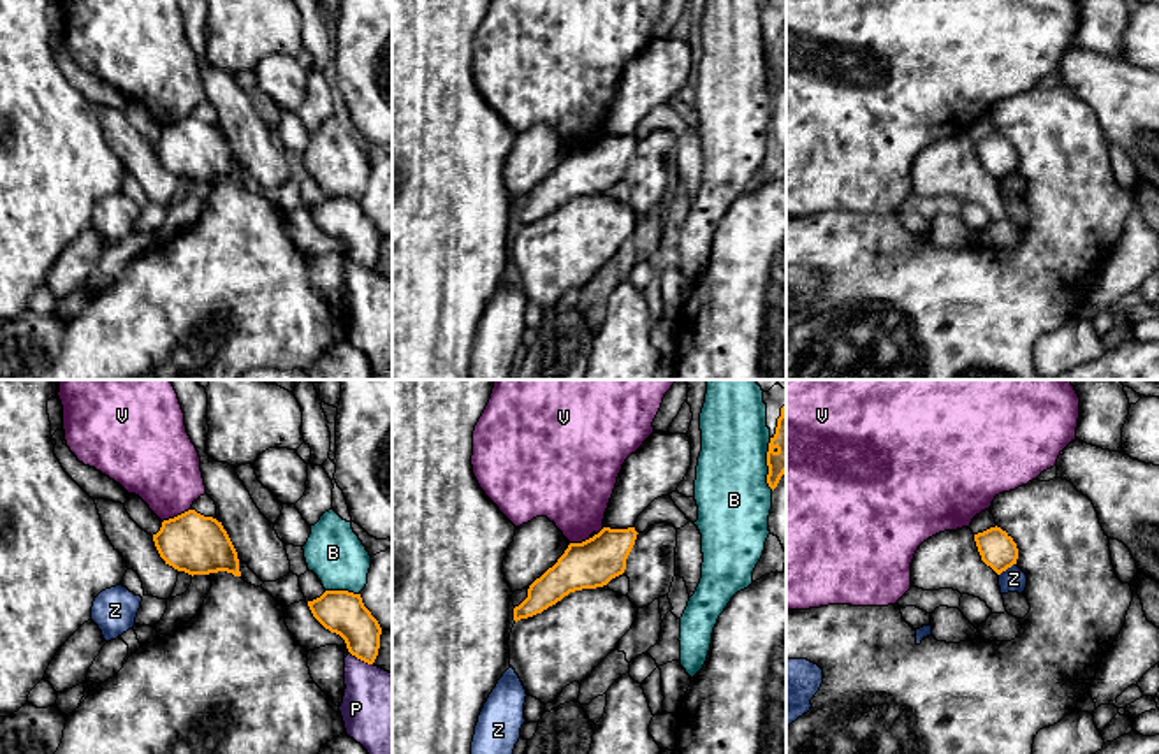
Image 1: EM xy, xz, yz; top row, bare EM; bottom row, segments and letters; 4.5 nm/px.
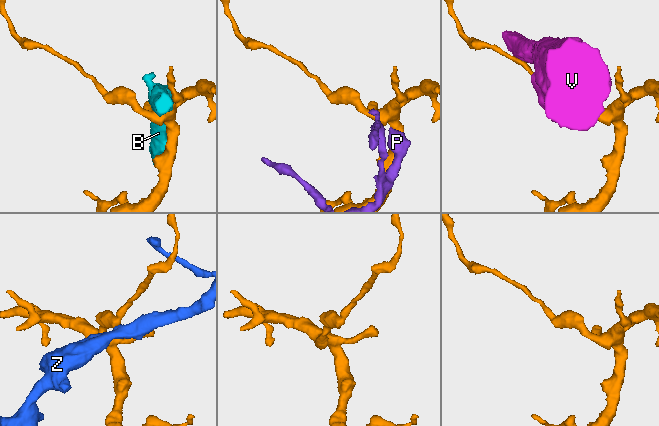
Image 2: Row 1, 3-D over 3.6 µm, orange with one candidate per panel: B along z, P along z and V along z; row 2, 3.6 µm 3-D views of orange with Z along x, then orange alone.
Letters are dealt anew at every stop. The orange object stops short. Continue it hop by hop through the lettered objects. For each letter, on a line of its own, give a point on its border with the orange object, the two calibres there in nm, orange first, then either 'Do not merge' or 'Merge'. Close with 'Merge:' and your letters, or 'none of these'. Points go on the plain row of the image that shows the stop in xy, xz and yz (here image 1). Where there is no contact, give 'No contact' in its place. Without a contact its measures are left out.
B: Touches orange at xy (343, 197). Thickness 200 nm (orange) against 260 nm. Do not merge
P: Touches orange at xy (361, 266). Thickness 200 nm (orange) against 360 nm. Do not merge
V: Touches orange at xy (178, 122). Thickness 280 nm (orange) against 360 nm. Do not merge
Z: Touches orange at yz (1006, 174). Thickness 160 nm (orange) against 110 nm. Do not merge
Merge: none of these

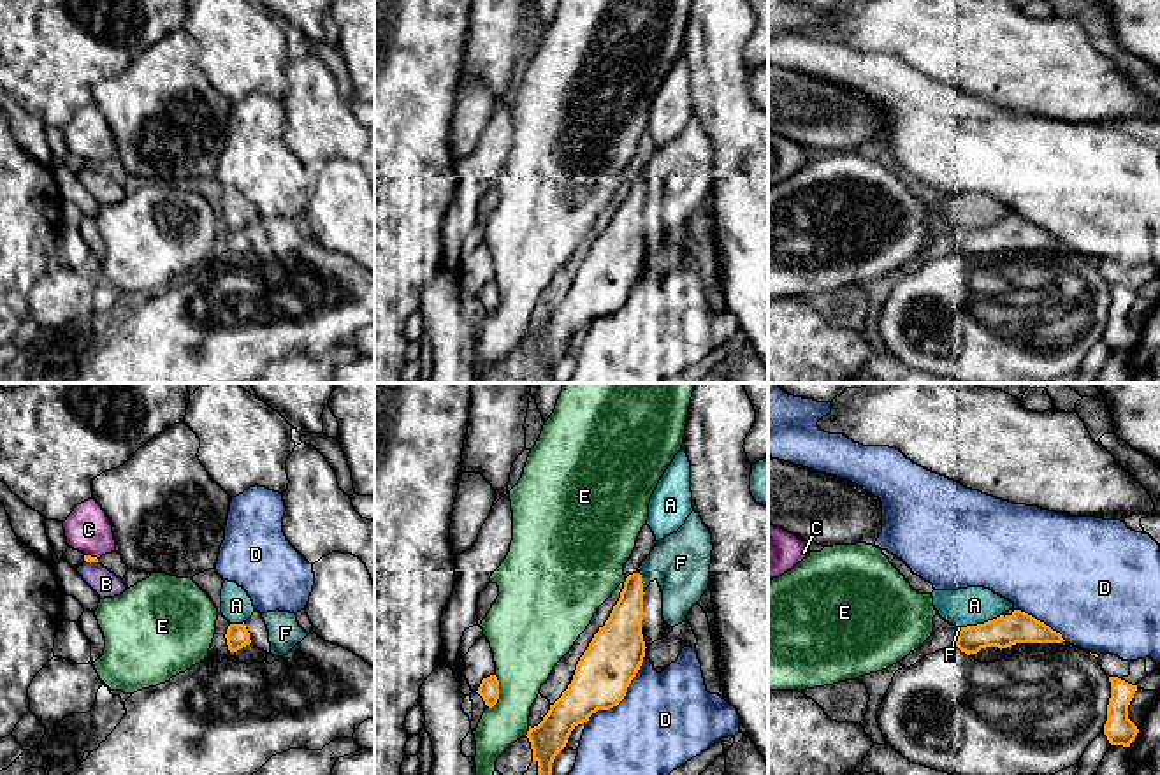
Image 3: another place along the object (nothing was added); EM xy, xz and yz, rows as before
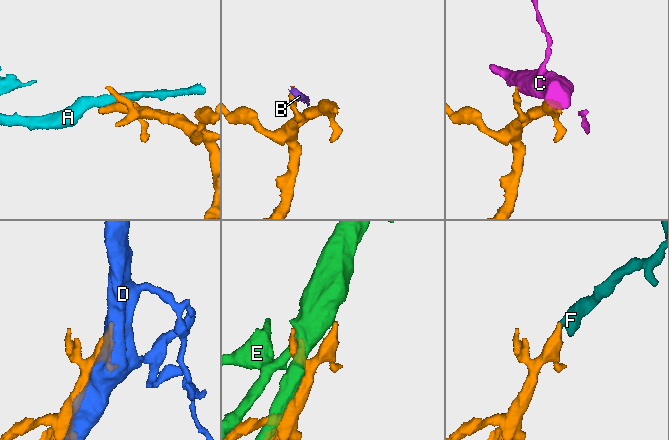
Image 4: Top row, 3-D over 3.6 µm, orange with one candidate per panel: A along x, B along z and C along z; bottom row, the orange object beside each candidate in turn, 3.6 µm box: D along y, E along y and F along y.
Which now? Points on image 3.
A: Touches orange at yz (981, 231). Thickness 140 nm (orange) against 180 nm. Do not merge
B: Touches orange at xy (92, 167). Thickness 30 nm (orange) against 120 nm. Do not merge
C: Touches orange at xy (90, 162). Thickness 30 nm (orange) against 220 nm. Do not merge
D: Touches orange at xz (623, 304). Thickness 260 nm (orange) against 440 nm. Do not merge
E: Touches orange at xz (498, 297). Thickness 100 nm (orange) against 320 nm. Do not merge
F: Touches orange at xz (640, 188). Thickness 180 nm (orange) against 280 nm. Merge
Merge: F

